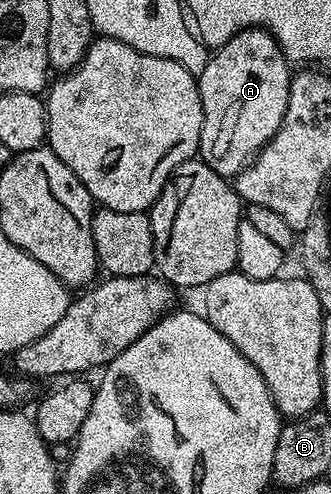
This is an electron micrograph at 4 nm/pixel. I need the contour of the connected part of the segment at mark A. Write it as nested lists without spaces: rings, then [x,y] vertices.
[[[242,29],[212,55],[205,71],[197,75],[203,108],[198,156],[217,175],[238,177],[277,135],[285,119],[292,76],[287,56],[265,29]]]

